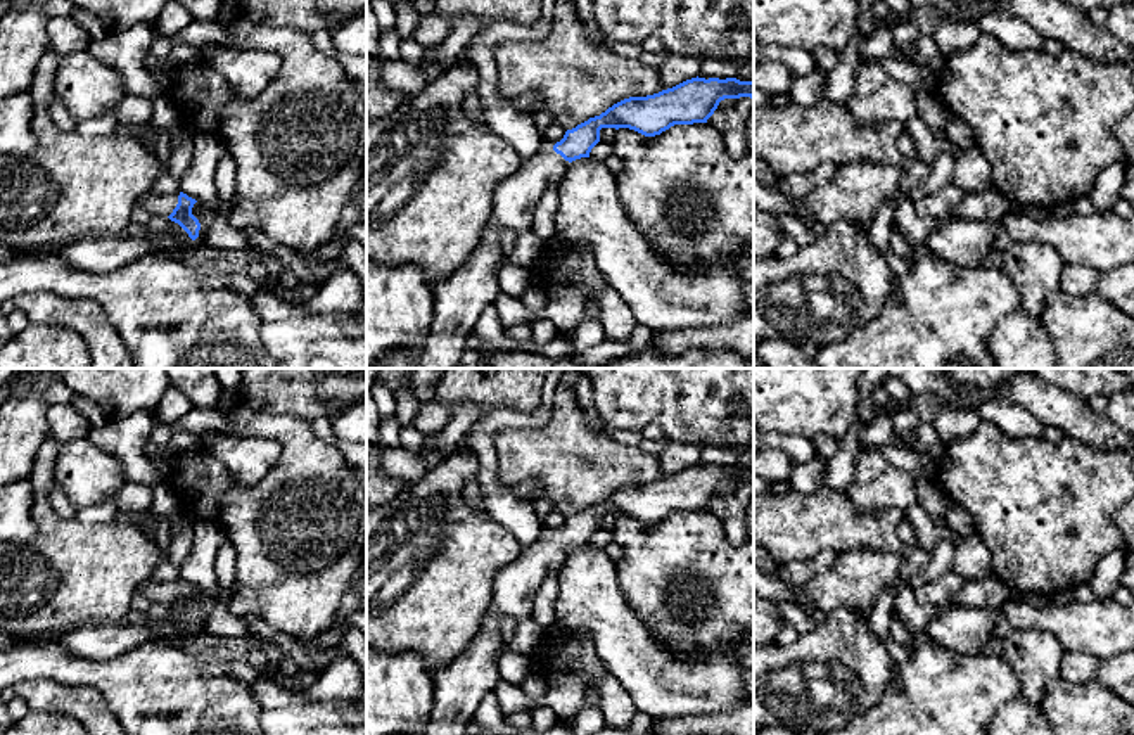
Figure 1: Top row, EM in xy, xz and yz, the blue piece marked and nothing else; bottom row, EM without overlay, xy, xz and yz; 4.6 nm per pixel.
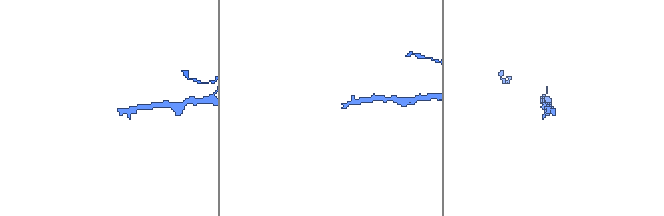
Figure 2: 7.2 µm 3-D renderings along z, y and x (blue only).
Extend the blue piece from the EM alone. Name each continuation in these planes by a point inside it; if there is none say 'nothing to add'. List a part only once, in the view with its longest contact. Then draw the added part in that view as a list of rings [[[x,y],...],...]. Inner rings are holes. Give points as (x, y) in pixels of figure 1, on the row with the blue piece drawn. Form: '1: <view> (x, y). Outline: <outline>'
1: xy (154, 204). Outline: [[[149,192],[147,195],[140,199],[140,204],[145,208],[145,211],[150,216],[168,218],[178,204],[178,195],[180,192],[166,194],[166,195],[157,195],[157,194]]]

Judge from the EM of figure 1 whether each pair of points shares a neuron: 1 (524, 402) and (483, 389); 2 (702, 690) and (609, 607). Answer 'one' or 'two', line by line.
1: one
2: one

